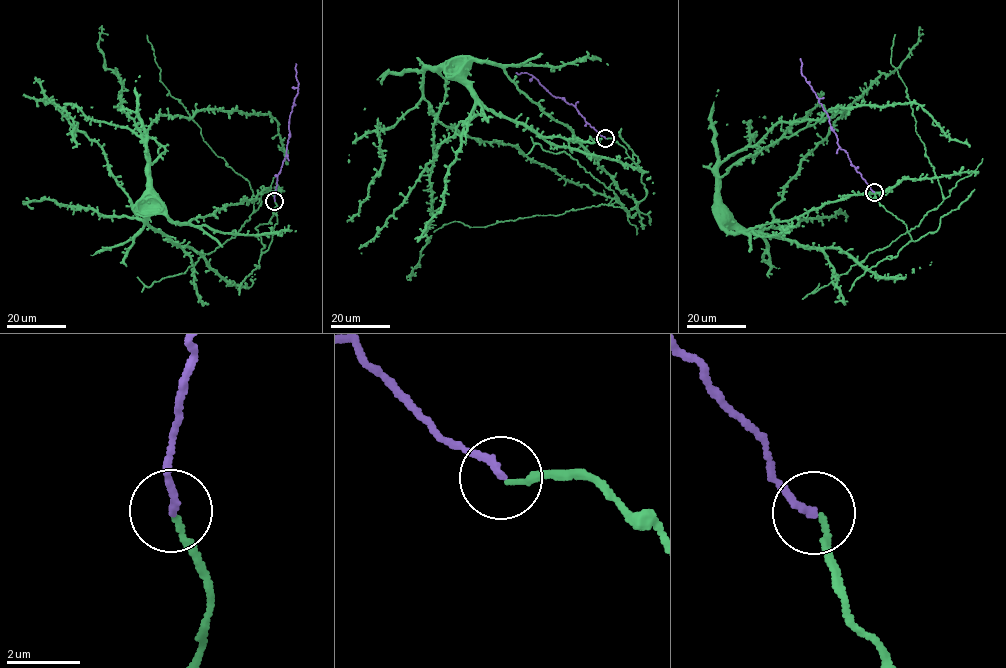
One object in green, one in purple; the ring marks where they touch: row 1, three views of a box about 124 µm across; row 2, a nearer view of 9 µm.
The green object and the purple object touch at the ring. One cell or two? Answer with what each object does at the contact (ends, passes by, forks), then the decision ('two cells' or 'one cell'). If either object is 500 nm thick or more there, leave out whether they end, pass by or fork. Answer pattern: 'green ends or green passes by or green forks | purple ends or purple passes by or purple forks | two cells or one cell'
green ends | purple ends | one cell

